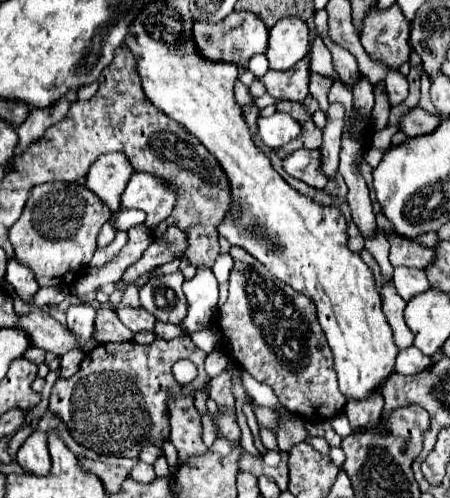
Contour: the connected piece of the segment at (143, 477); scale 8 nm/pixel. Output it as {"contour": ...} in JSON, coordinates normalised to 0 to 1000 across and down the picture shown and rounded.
{"contour":[[[296,940],[287,952],[304,968],[336,968],[344,960],[344,944],[340,940]]]}

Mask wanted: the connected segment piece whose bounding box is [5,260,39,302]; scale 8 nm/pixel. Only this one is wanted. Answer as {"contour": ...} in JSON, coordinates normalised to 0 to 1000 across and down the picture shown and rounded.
{"contour":[[[20,522],[16,526],[16,554],[11,554],[11,562],[33,574],[42,598],[56,602],[56,606],[69,606],[73,590],[87,582],[87,570],[78,566],[78,554],[69,550],[69,542],[47,534],[38,522]]]}

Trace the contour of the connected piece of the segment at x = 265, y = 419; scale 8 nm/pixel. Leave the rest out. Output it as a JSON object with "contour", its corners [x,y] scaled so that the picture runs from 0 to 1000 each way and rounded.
{"contour":[[[567,819],[567,835],[571,835],[571,847],[576,855],[602,863],[602,867],[620,867],[620,835],[616,827],[598,823],[598,819]]]}

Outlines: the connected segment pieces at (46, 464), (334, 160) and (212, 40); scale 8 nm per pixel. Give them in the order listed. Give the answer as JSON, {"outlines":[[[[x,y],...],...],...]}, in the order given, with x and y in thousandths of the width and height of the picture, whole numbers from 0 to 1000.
{"outlines":[[[[78,863],[51,896],[38,904],[38,932],[73,952],[73,956],[96,956],[113,948],[113,912],[104,896],[104,871],[91,863]]],[[[740,205],[727,225],[727,249],[718,257],[718,289],[713,289],[713,317],[718,317],[718,345],[740,357],[753,333],[753,301],[758,301],[758,269],[767,257],[767,213],[758,205]]],[[[518,24],[504,36],[496,36],[496,44],[482,44],[482,48],[429,44],[429,76],[451,116],[469,116],[473,124],[518,124],[522,133],[540,137],[553,129],[562,108],[589,108],[598,56],[576,32],[558,24]]]]}

